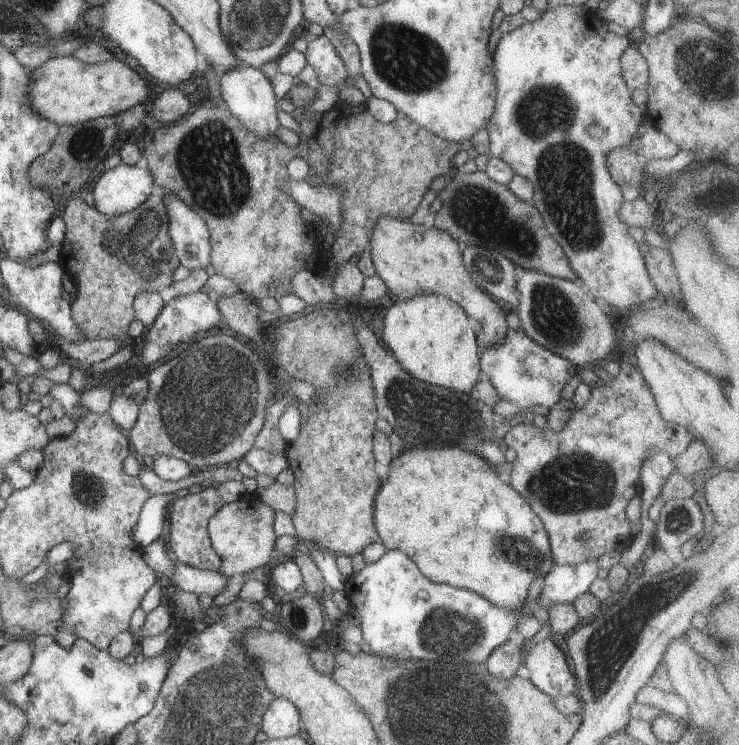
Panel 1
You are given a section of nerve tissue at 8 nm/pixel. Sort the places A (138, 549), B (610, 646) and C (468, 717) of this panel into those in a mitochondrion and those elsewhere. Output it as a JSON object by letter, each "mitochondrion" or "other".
{"A":"other","B":"mitochondrion","C":"mitochondrion"}

